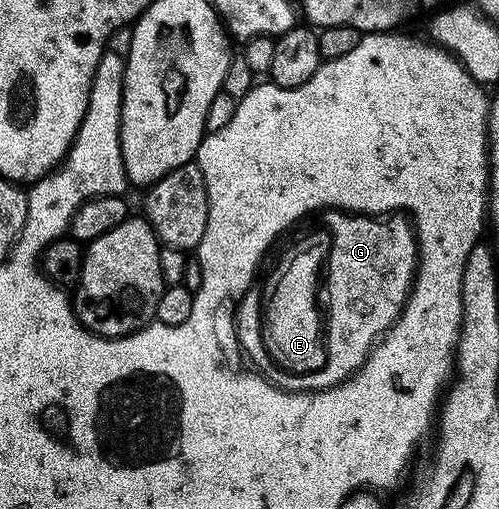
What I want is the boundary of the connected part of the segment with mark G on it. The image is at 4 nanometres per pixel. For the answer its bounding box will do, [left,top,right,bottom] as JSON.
[286,209,417,392]

